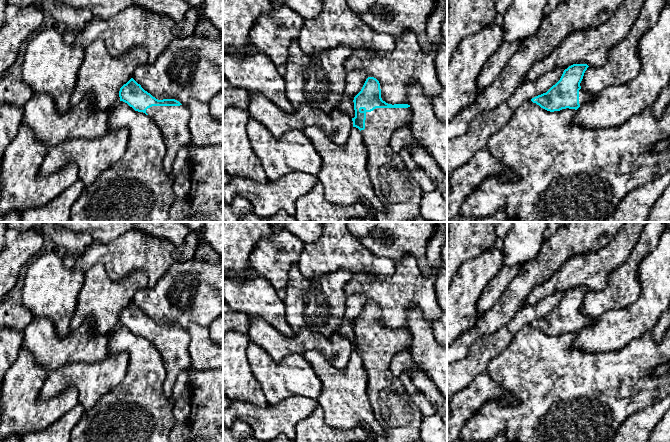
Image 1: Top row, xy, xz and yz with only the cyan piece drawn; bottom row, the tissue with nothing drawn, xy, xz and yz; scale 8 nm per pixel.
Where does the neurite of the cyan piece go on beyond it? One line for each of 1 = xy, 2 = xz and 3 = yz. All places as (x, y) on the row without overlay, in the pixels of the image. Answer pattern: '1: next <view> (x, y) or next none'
1: next xy (172, 345)
2: next xz (400, 418)
3: next yz (584, 321)

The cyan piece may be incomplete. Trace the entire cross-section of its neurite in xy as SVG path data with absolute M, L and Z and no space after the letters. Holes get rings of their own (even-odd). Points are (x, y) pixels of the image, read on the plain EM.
M131 302L119 315L120 325L148 339L160 353L166 371L164 396L171 397L178 375L190 368L190 336L175 323L158 324Z

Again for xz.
M368 301L361 315L354 321L355 341L352 342L353 351L358 352L362 359L368 378L368 397L376 420L381 424L384 434L375 437L375 442L415 442L420 440L421 424L424 416L418 406L407 393L398 376L392 374L390 365L392 359L405 350L409 350L412 342L412 333L408 328L388 328L381 322L379 305L374 301Z

